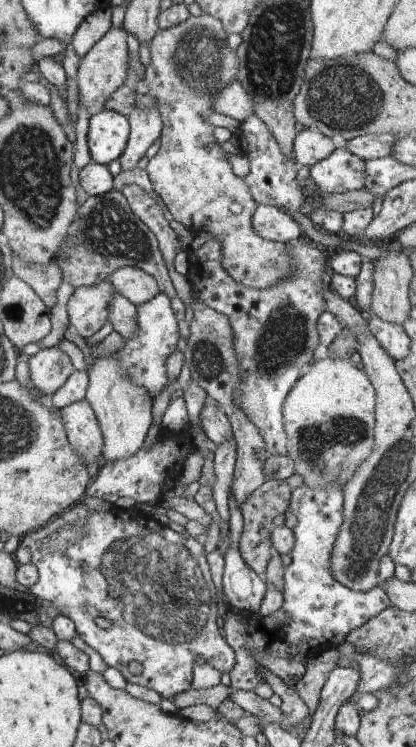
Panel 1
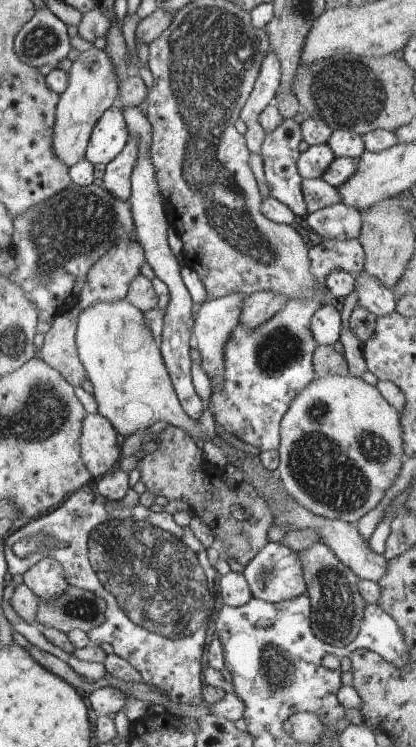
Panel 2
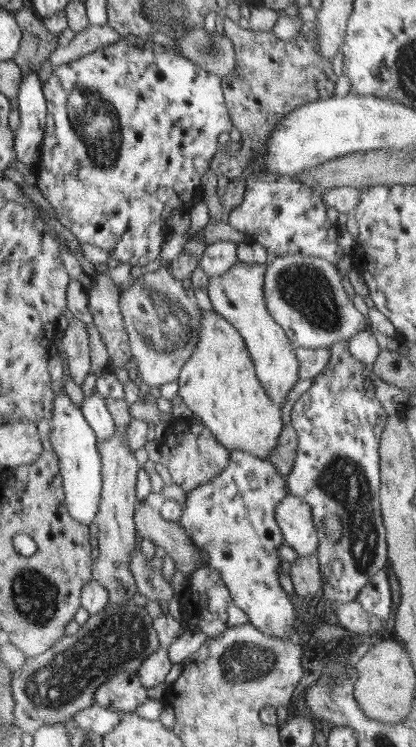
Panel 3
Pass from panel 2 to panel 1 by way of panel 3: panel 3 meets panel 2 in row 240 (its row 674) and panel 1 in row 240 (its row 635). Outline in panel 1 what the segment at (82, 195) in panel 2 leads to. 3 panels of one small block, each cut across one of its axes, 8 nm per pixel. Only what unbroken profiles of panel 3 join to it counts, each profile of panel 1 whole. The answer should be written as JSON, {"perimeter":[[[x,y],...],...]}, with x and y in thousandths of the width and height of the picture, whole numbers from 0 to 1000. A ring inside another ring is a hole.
{"perimeter":[[[269,253],[245,262],[216,262],[185,277],[188,284],[171,300],[168,313],[149,324],[151,333],[132,347],[149,360],[151,378],[163,378],[180,387],[226,383],[245,375],[262,373],[279,361],[298,356],[320,356],[363,367],[380,379],[385,392],[409,399],[425,396],[375,316],[317,284],[288,256]]]}

